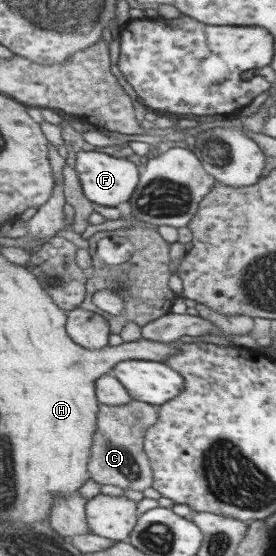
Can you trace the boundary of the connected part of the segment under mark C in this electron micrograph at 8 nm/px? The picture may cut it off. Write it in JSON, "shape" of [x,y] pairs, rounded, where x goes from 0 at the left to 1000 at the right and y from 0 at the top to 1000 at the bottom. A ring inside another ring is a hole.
{"shape":[[[482,719],[449,730],[362,727],[351,773],[322,829],[322,847],[359,871],[402,871],[424,878],[514,883],[554,876],[551,835],[525,813],[522,795],[536,777],[580,752],[576,728]]]}

